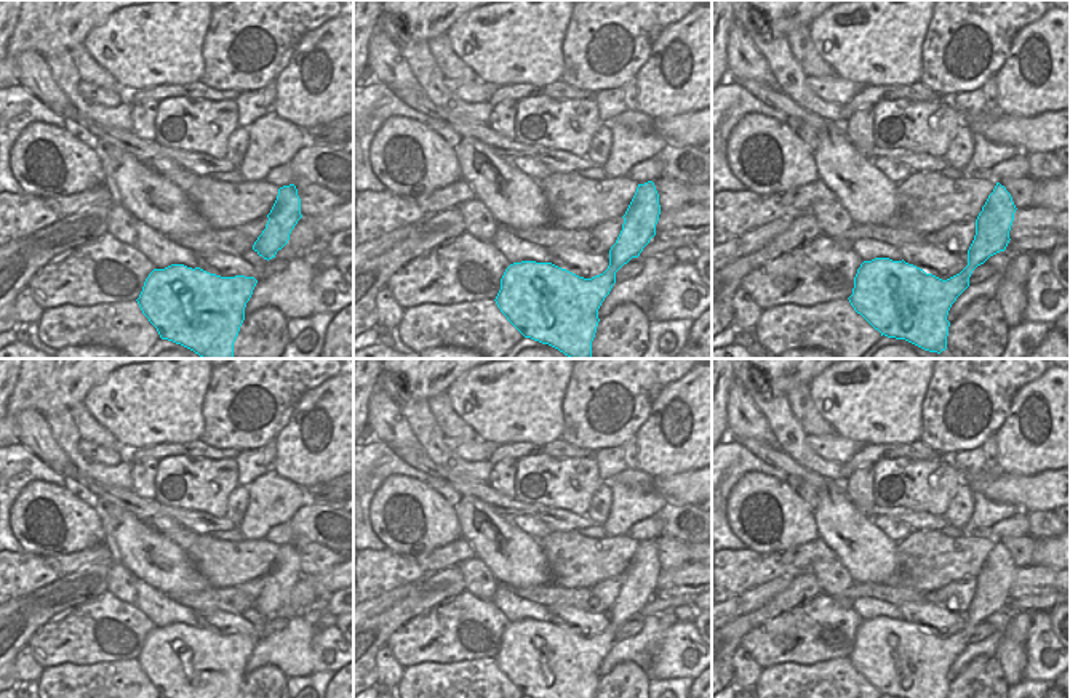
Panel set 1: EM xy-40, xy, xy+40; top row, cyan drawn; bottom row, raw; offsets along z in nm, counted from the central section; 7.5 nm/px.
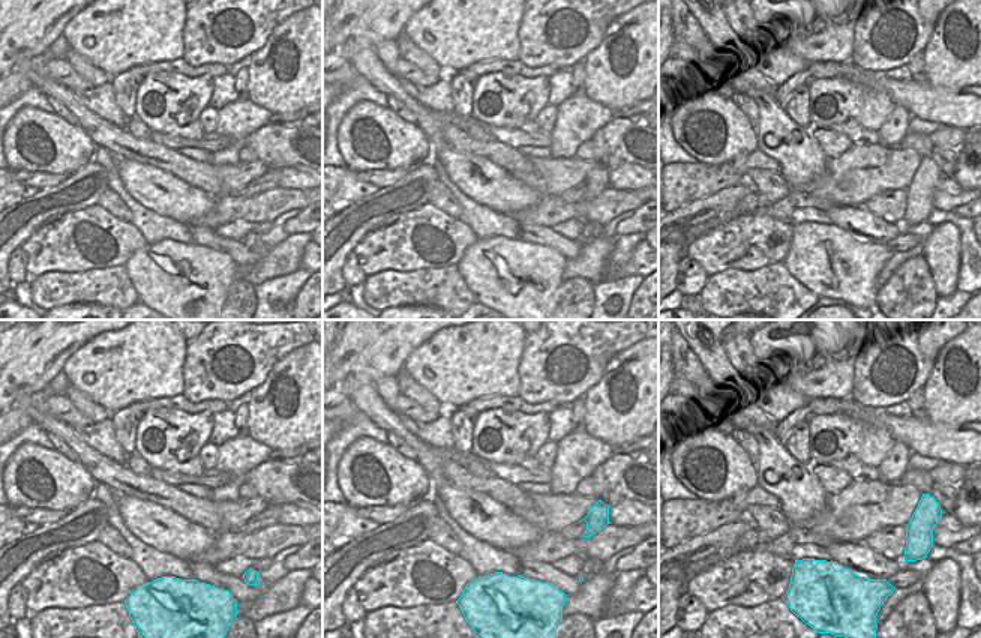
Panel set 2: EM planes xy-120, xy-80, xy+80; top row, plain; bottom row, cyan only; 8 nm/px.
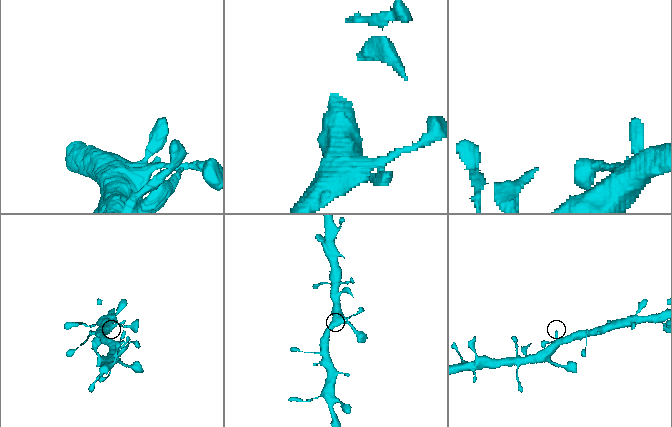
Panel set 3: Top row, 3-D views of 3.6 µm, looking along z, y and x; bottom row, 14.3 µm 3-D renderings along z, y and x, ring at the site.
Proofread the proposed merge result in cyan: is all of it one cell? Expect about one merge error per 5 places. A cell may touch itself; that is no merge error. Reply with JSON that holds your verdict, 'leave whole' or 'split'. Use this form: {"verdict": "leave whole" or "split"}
{"verdict": "leave whole"}

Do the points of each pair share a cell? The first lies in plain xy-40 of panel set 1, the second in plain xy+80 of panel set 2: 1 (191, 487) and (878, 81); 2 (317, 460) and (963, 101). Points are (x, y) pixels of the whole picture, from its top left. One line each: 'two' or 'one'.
1: two
2: two

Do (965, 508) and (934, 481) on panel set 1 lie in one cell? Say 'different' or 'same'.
different

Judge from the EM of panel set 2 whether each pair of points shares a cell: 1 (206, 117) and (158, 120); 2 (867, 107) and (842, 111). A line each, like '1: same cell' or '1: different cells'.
1: different cells
2: same cell

